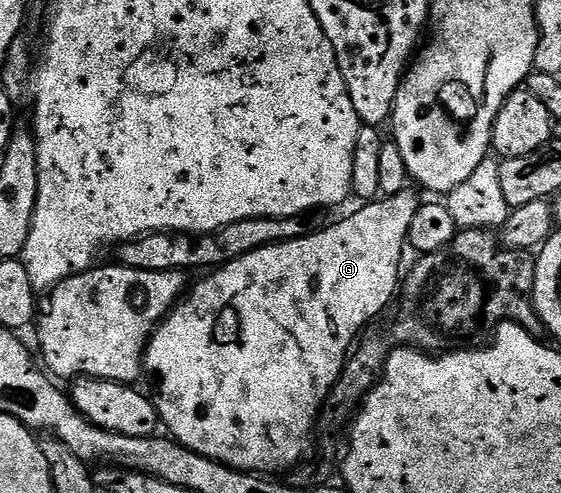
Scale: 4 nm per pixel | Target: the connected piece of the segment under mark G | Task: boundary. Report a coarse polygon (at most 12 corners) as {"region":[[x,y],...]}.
{"region":[[421,194],[211,270],[148,340],[171,440],[291,470]]}

